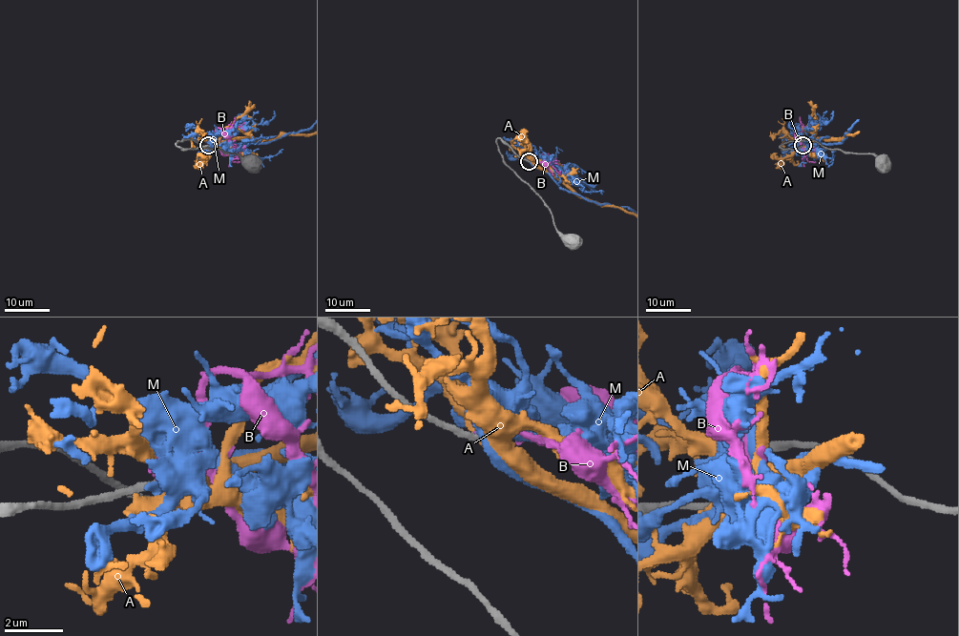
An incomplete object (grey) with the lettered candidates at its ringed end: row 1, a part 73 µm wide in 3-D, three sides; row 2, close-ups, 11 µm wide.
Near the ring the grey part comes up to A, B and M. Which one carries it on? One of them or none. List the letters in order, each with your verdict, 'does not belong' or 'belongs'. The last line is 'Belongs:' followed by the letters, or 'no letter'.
A: belongs
B: does not belong
M: does not belong
Belongs: A

